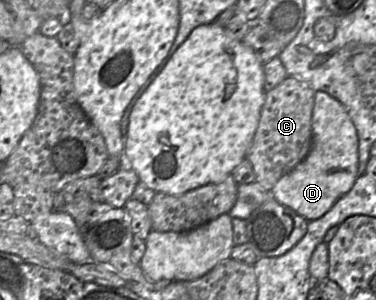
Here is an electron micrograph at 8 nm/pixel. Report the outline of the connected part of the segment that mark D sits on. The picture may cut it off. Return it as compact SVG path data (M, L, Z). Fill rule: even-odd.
M324 91L315 92L312 147L307 156L284 174L270 196L306 220L323 216L354 185L358 177L358 134L345 106Z

